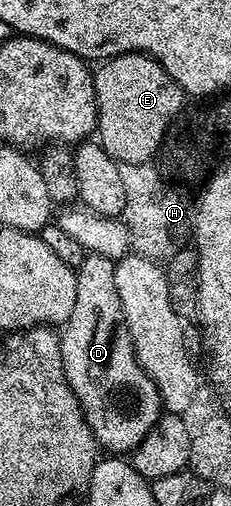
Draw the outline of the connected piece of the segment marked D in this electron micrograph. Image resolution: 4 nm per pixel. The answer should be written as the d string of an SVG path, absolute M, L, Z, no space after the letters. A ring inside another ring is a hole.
M85 254L80 266L75 268L76 296L70 317L62 324L60 352L64 362L64 372L70 389L78 397L92 435L101 448L108 453L131 453L146 437L162 414L162 400L152 378L136 359L136 347L132 344L132 332L124 322L124 306L118 297L118 285L114 285L116 263L101 255Z

